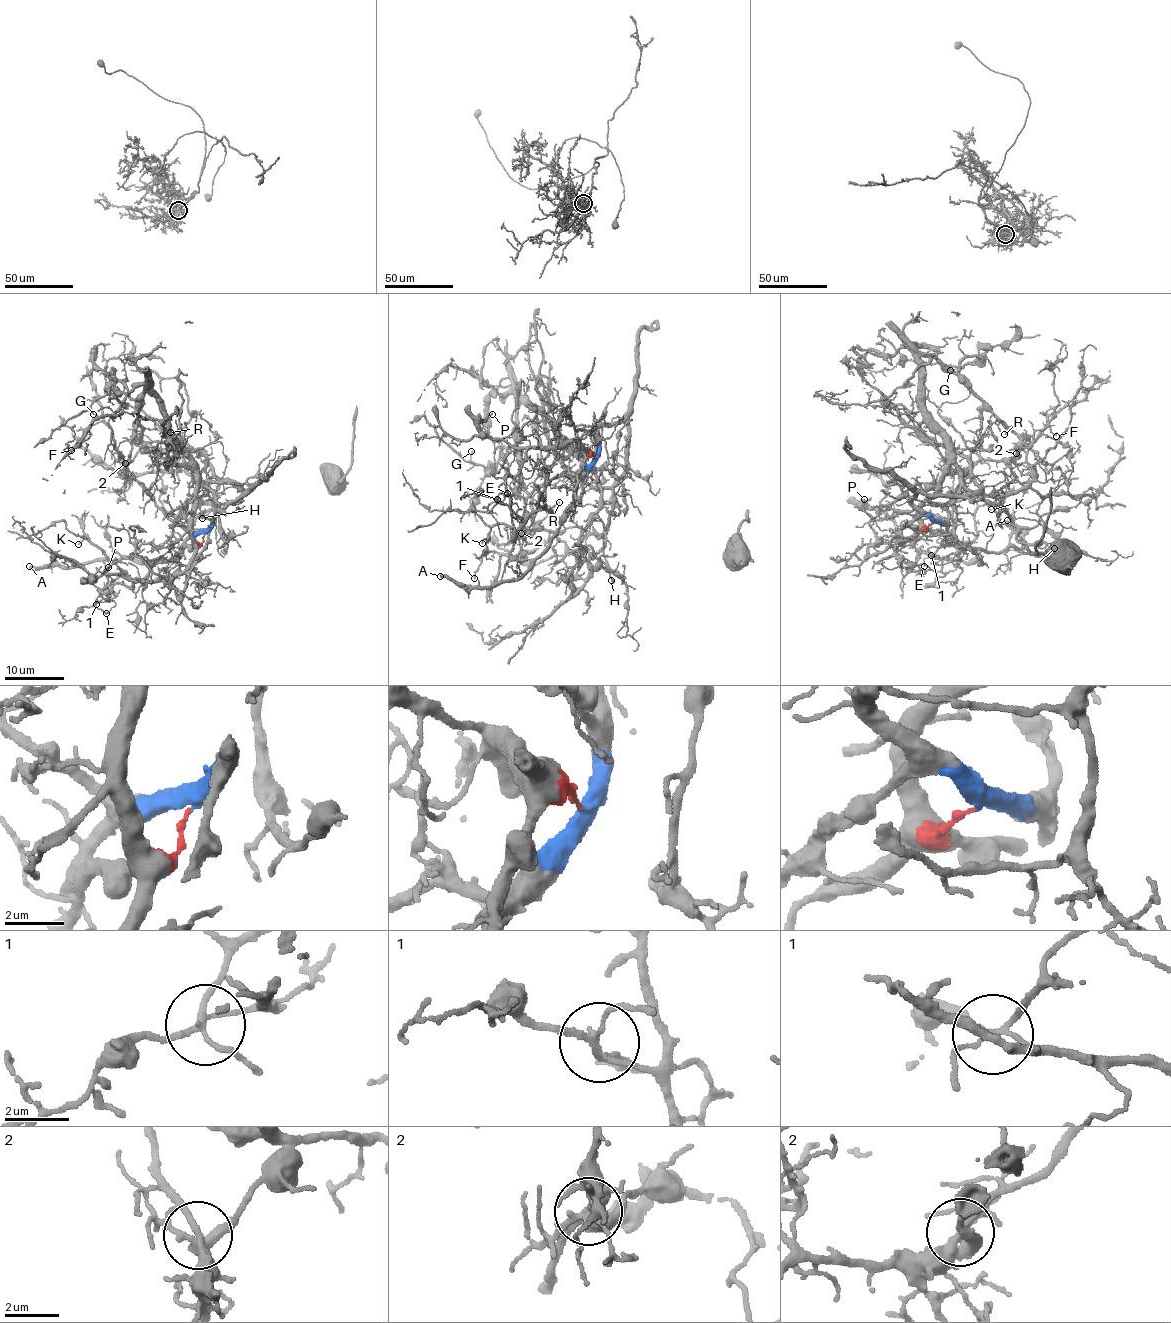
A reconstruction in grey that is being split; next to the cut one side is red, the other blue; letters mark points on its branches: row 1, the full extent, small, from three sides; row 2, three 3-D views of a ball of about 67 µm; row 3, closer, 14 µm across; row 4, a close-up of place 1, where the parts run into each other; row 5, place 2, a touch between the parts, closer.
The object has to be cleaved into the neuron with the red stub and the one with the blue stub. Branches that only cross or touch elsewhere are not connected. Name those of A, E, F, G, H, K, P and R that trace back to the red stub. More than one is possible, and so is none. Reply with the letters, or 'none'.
E, G, H, P, R

